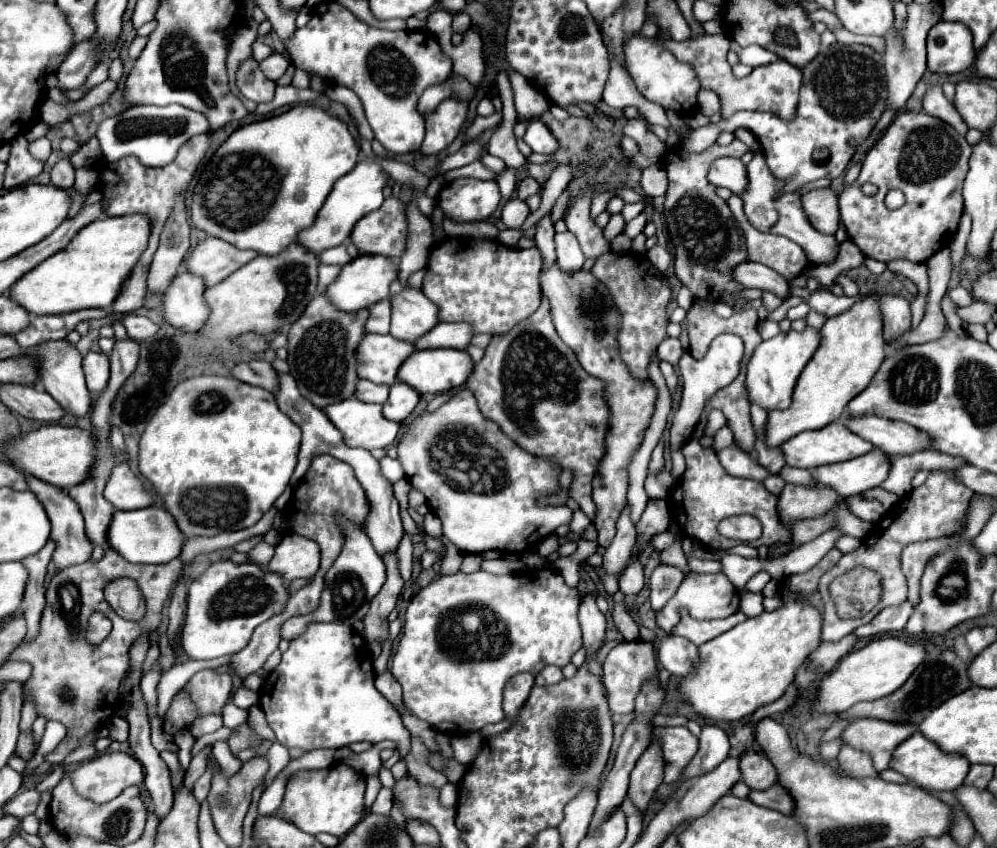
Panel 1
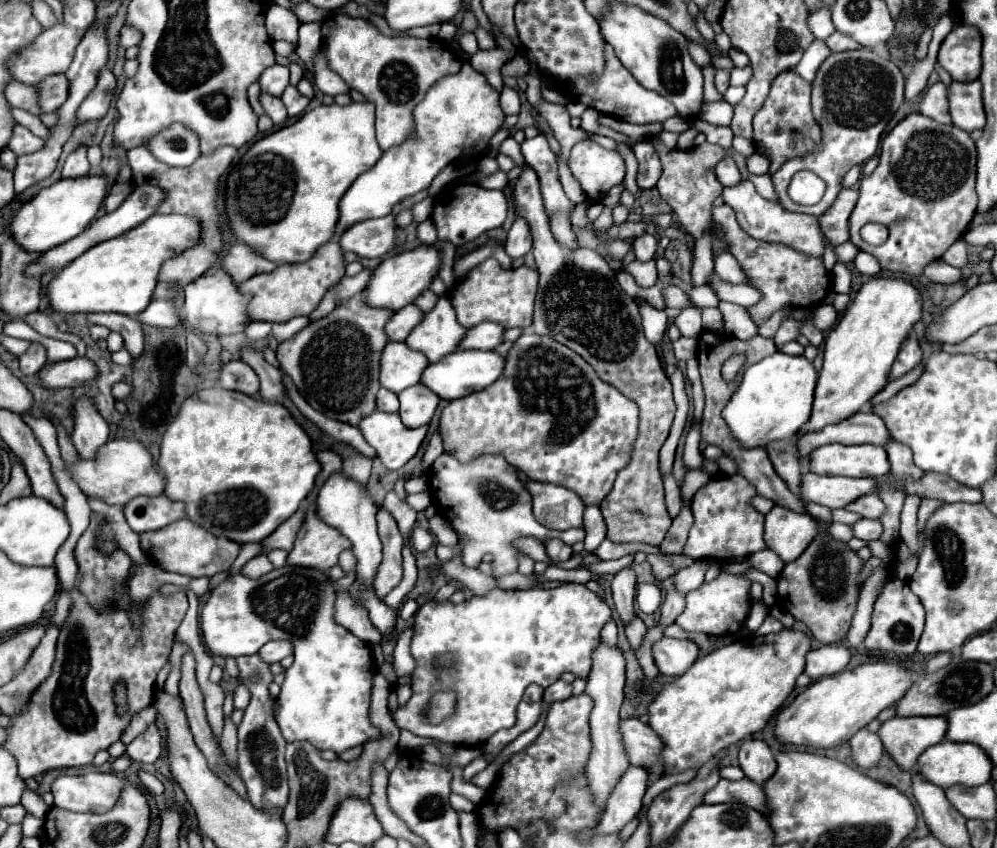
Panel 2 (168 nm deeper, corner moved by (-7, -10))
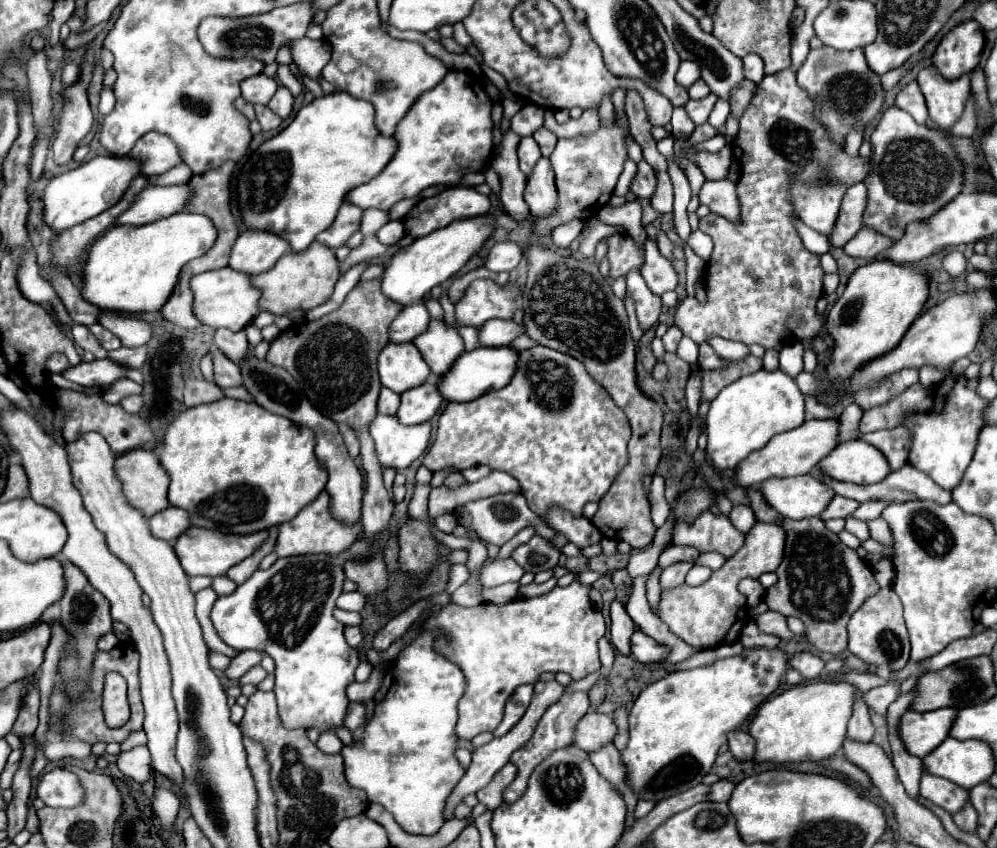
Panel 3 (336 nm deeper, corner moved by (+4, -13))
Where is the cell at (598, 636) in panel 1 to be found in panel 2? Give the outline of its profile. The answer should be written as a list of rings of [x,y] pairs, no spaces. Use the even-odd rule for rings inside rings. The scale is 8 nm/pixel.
[[[604,643],[598,645],[594,651],[594,665],[586,683],[586,691],[594,699],[594,709],[590,713],[590,737],[592,737],[592,751],[590,759],[586,763],[590,789],[596,795],[596,805],[606,807],[608,795],[622,777],[624,769],[628,767],[628,757],[624,753],[622,737],[618,733],[618,721],[620,721],[620,705],[624,701],[624,685],[626,685],[626,661],[620,653],[620,649],[612,649]]]

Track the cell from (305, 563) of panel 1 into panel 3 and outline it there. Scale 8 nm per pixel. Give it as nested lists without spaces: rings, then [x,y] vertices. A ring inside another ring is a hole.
[[[321,492],[311,504],[307,504],[293,520],[279,524],[277,526],[279,536],[275,544],[275,552],[279,558],[287,556],[307,556],[307,554],[329,554],[329,556],[339,556],[345,550],[351,548],[351,544],[357,540],[357,534],[363,530],[361,524],[357,528],[343,528],[329,516],[329,496],[327,492]]]

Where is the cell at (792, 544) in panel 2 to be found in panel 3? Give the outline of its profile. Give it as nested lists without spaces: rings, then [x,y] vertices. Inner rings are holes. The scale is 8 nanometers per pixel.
[[[757,522],[749,532],[743,548],[731,556],[719,570],[711,574],[707,582],[701,586],[687,586],[669,590],[661,594],[659,602],[659,618],[669,626],[673,634],[683,638],[687,644],[697,650],[715,648],[721,644],[733,644],[741,628],[749,622],[749,608],[745,596],[737,590],[741,578],[759,578],[763,572],[775,572],[783,560],[787,532],[779,524]]]

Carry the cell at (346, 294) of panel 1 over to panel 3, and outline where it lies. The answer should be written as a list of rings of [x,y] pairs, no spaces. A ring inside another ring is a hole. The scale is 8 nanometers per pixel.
[[[477,216],[477,220],[463,220],[453,222],[449,228],[441,228],[431,232],[425,238],[417,238],[413,244],[401,248],[387,264],[381,276],[381,292],[389,300],[407,306],[413,302],[421,302],[425,294],[433,286],[443,284],[451,276],[455,276],[465,262],[483,246],[483,242],[493,232],[493,218],[491,216]]]

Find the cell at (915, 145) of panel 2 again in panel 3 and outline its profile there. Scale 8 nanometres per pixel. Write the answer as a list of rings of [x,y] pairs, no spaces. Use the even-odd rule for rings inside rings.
[[[897,106],[887,108],[871,134],[871,172],[863,180],[867,186],[867,206],[861,228],[871,228],[899,242],[907,224],[929,220],[963,192],[963,176],[965,166],[943,132],[917,124]],[[891,214],[899,216],[899,224],[889,228],[887,220]]]

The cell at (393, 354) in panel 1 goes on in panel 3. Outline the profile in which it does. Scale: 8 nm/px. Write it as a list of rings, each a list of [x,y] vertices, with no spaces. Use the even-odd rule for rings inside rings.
[[[389,342],[381,350],[377,364],[381,384],[397,394],[423,384],[431,376],[429,366],[425,364],[419,350],[411,342],[405,344]]]

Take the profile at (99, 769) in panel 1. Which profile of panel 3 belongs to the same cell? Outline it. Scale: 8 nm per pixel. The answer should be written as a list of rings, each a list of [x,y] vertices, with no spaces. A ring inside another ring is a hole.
[[[53,770],[41,776],[37,786],[37,796],[45,802],[45,806],[75,808],[83,804],[85,788],[81,786],[75,772]]]

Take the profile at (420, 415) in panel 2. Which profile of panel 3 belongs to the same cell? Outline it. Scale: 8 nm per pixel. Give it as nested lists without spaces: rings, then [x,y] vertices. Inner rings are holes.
[[[427,380],[425,384],[405,390],[401,394],[401,406],[395,416],[405,426],[423,424],[423,422],[431,420],[431,416],[439,410],[441,402],[443,402],[443,398],[437,392],[437,384],[433,380]]]

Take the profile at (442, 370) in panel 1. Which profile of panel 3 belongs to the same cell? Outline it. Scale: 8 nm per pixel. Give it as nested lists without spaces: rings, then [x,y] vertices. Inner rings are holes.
[[[507,346],[475,348],[471,352],[463,352],[453,362],[453,368],[449,368],[443,376],[437,378],[437,390],[447,402],[469,402],[489,390],[497,390],[497,388],[503,388],[505,384],[509,384],[515,364],[517,364],[517,352]]]

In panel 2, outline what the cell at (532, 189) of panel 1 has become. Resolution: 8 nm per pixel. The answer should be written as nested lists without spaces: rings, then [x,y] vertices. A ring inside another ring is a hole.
[[[530,167],[522,169],[514,185],[514,203],[518,217],[528,221],[534,239],[532,253],[540,273],[532,331],[536,335],[548,335],[582,355],[602,381],[614,385],[640,409],[640,433],[634,443],[632,461],[618,473],[612,491],[600,503],[608,527],[608,539],[614,543],[648,543],[660,547],[672,523],[666,513],[658,467],[660,447],[668,437],[676,411],[672,385],[660,367],[654,345],[644,337],[642,317],[634,297],[622,291],[606,257],[582,247],[574,251],[564,249],[564,245],[554,239],[542,203],[540,183]]]

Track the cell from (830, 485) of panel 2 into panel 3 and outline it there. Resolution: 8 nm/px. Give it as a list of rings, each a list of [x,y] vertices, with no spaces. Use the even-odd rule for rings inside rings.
[[[811,474],[793,478],[769,478],[759,486],[765,500],[785,518],[801,520],[819,516],[835,492]]]

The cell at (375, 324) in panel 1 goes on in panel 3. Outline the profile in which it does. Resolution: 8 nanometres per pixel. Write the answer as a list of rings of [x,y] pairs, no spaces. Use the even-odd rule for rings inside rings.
[[[421,302],[403,306],[389,326],[389,342],[411,342],[429,324],[429,312]]]

